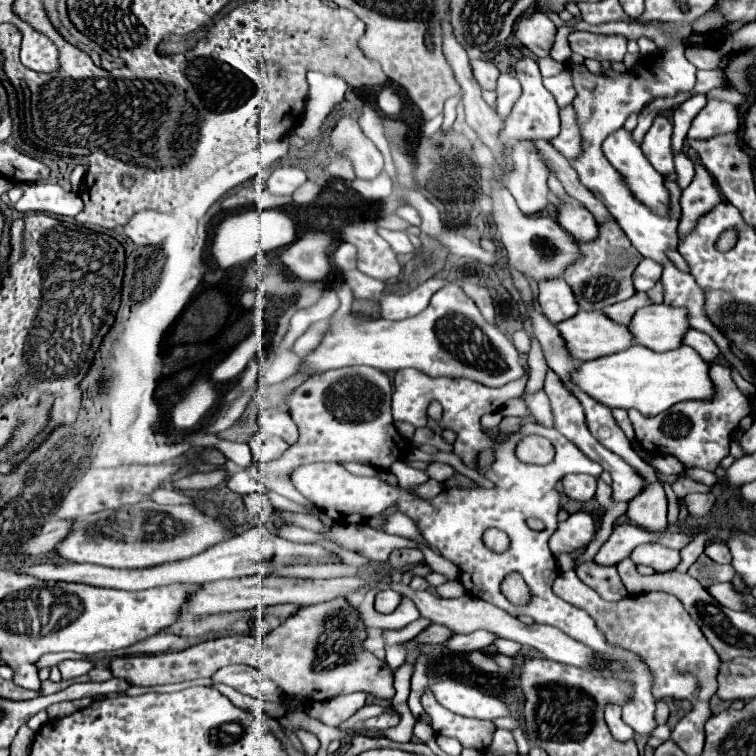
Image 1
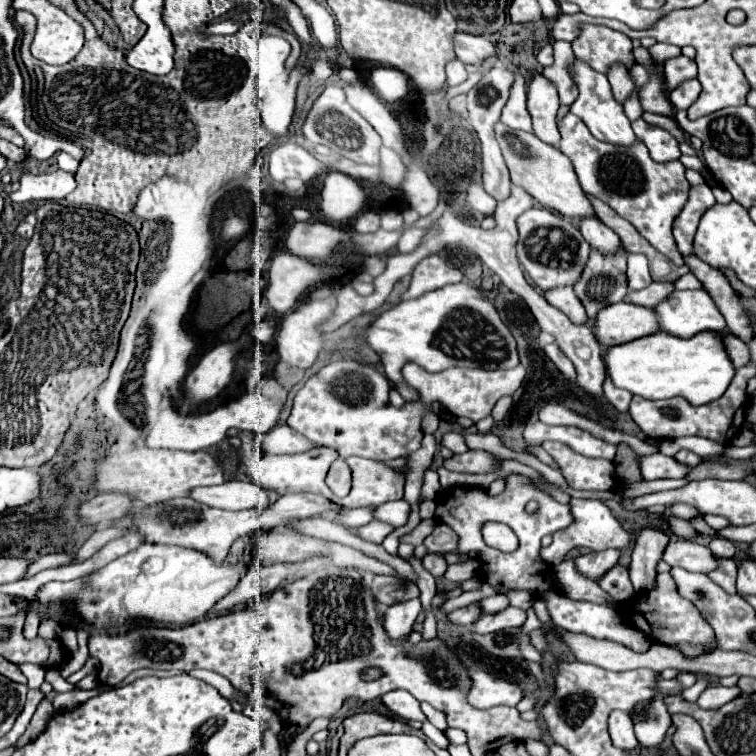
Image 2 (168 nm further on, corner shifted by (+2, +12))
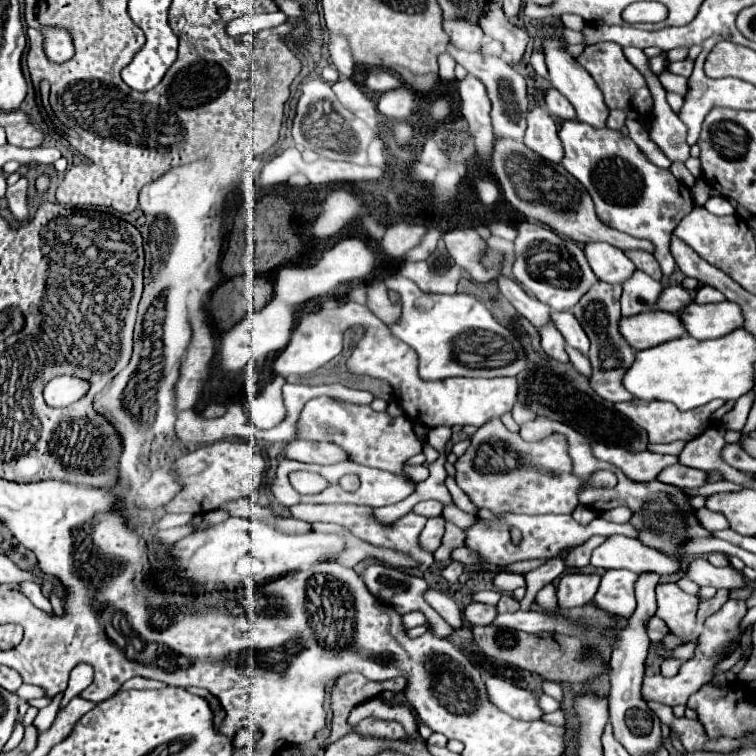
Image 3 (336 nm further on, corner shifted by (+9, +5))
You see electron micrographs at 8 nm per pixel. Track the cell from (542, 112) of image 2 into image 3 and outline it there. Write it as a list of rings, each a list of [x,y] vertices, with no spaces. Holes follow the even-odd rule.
[[[536,107],[528,113],[528,129],[524,135],[524,145],[552,163],[560,163],[560,159],[564,157],[556,121],[546,109]]]

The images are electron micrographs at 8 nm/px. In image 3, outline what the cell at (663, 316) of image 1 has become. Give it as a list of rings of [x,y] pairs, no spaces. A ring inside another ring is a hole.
[[[722,301],[716,305],[690,303],[680,313],[688,335],[694,339],[718,339],[744,325],[744,315],[740,307],[732,301]]]

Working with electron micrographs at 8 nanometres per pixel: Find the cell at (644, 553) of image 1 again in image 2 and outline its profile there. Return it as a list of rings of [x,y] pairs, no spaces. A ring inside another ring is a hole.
[[[685,538],[669,540],[669,544],[663,552],[663,560],[669,566],[681,566],[689,572],[703,572],[703,574],[717,566],[715,558],[711,556],[707,546],[701,546],[697,542],[685,540]]]

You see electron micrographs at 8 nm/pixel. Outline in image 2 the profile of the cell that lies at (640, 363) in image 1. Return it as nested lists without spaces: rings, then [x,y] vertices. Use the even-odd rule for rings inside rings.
[[[653,332],[651,336],[607,348],[603,352],[603,362],[607,378],[611,378],[617,388],[629,390],[631,394],[647,400],[683,396],[695,406],[721,398],[735,374],[721,338],[715,332],[699,332],[691,338],[675,338],[665,332]]]

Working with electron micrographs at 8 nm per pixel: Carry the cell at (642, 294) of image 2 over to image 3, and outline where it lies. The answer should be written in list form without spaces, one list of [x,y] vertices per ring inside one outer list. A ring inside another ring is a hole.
[[[674,285],[674,287],[666,287],[666,289],[662,291],[662,295],[660,295],[656,307],[662,309],[662,311],[680,313],[680,311],[690,303],[690,301],[692,301],[690,293],[688,293],[684,287]]]

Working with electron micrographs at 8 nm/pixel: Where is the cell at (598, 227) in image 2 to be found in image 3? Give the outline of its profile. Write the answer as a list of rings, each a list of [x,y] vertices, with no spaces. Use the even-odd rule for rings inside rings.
[[[588,243],[584,247],[584,253],[594,275],[600,281],[622,285],[624,279],[630,279],[636,271],[634,263],[624,255],[624,251],[612,247],[610,243]]]

